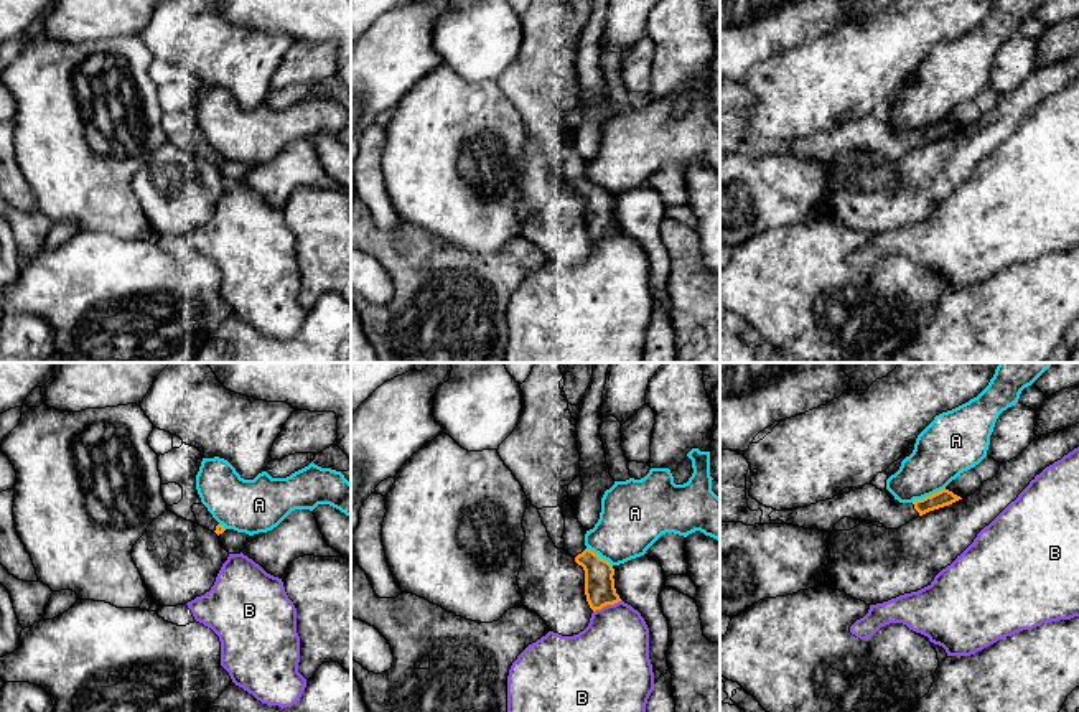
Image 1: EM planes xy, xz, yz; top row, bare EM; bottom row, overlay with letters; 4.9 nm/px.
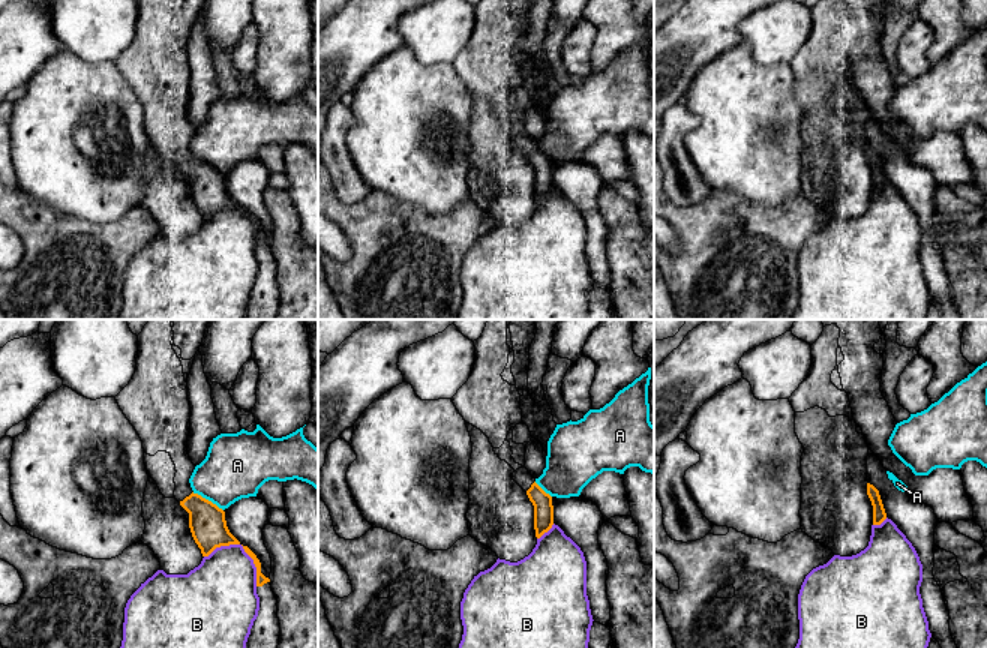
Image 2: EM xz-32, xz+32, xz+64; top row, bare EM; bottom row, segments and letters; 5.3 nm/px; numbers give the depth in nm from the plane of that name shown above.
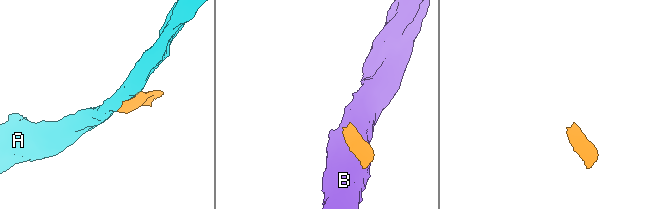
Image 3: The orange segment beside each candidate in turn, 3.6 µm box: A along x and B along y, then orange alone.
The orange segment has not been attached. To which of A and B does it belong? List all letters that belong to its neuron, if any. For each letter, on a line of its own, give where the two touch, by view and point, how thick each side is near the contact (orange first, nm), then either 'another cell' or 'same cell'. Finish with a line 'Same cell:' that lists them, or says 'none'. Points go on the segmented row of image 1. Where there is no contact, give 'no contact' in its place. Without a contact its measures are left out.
A: yz (928, 496) | 80/280 nm | another cell
B: xz (607, 604) | 150/360 nm | another cell
Same cell: none

